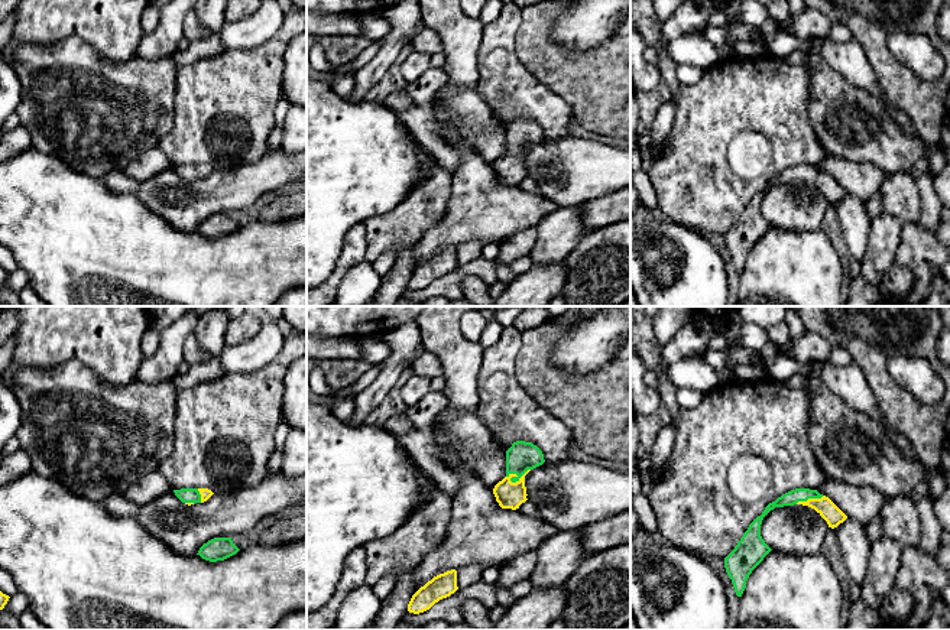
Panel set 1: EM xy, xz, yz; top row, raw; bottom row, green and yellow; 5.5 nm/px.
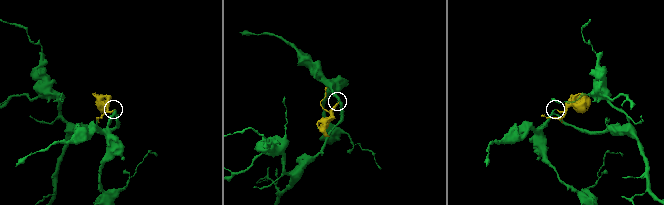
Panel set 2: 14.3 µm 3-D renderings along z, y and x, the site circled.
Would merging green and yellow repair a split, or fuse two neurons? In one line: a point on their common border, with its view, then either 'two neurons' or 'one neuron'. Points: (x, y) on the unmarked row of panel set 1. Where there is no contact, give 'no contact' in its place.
contact xz (518, 152); one neuron

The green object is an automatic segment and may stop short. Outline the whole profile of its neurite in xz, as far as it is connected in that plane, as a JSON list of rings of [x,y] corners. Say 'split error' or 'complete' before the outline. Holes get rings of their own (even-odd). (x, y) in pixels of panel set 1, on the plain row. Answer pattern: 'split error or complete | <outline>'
split error | [[[516,117],[506,127],[506,153],[493,171],[502,185],[516,186],[526,175],[525,152],[545,139],[542,127],[532,118]]]

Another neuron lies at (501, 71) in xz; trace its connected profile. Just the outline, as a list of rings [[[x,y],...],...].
[[[515,3],[503,6],[499,17],[484,25],[477,52],[477,90],[483,100],[495,110],[497,118],[508,127],[513,118],[525,117],[536,121],[547,140],[562,139],[570,134],[574,121],[568,103],[539,82],[519,61],[515,52],[515,36],[521,26],[521,9]]]

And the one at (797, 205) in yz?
[[[794,181],[771,186],[762,197],[761,212],[774,227],[816,231],[821,230],[829,205],[814,185]]]

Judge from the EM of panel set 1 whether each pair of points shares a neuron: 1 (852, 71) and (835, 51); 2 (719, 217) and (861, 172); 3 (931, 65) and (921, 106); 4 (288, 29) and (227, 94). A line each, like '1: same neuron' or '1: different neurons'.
1: same neuron
2: different neurons
3: different neurons
4: same neuron

